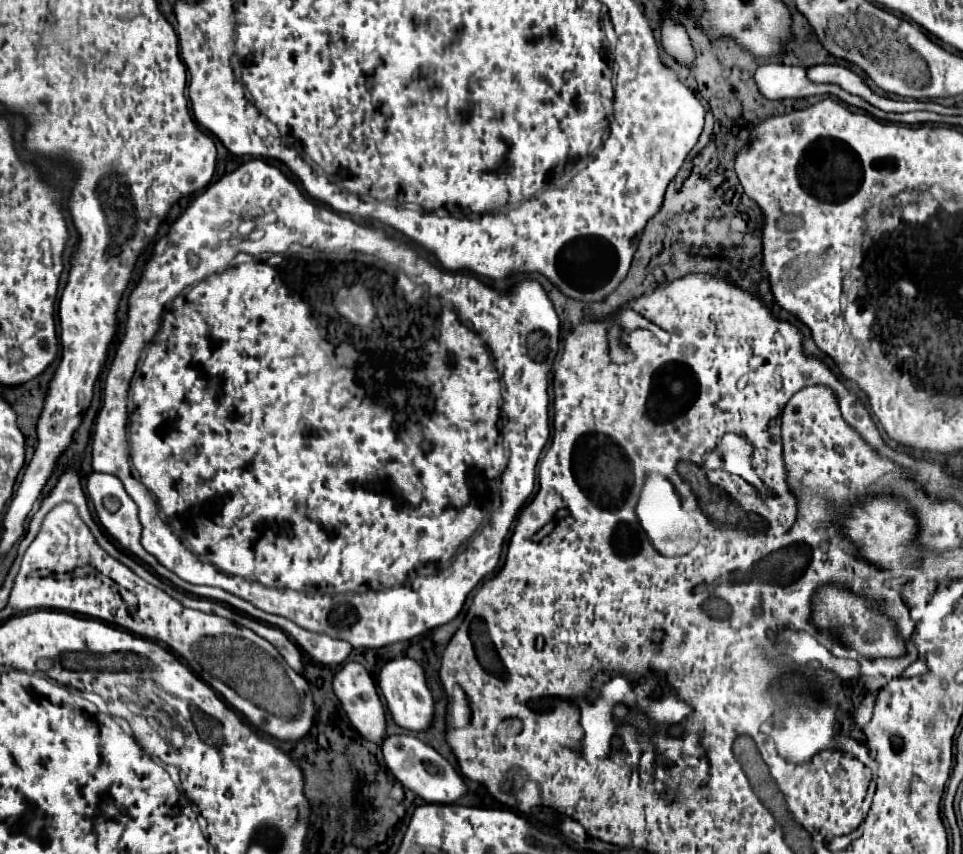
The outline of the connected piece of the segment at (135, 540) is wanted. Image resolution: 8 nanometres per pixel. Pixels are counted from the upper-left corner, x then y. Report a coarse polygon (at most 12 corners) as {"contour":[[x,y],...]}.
{"contour":[[108,473],[86,481],[98,523],[133,557],[164,571],[140,545],[138,509]]}

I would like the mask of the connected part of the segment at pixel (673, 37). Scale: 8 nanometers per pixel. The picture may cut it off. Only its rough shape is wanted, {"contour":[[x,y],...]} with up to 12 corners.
{"contour":[[662,25],[662,45],[692,67],[694,51],[682,25]]}

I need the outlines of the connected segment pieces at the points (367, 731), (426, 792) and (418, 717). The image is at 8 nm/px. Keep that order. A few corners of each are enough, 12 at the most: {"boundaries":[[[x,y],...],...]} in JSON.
{"boundaries":[[[350,661],[332,689],[350,723],[382,741],[386,711],[370,673]],[[412,735],[382,743],[392,775],[428,803],[454,803],[466,785]],[[408,657],[380,669],[388,715],[408,731],[430,727],[434,699]]]}

